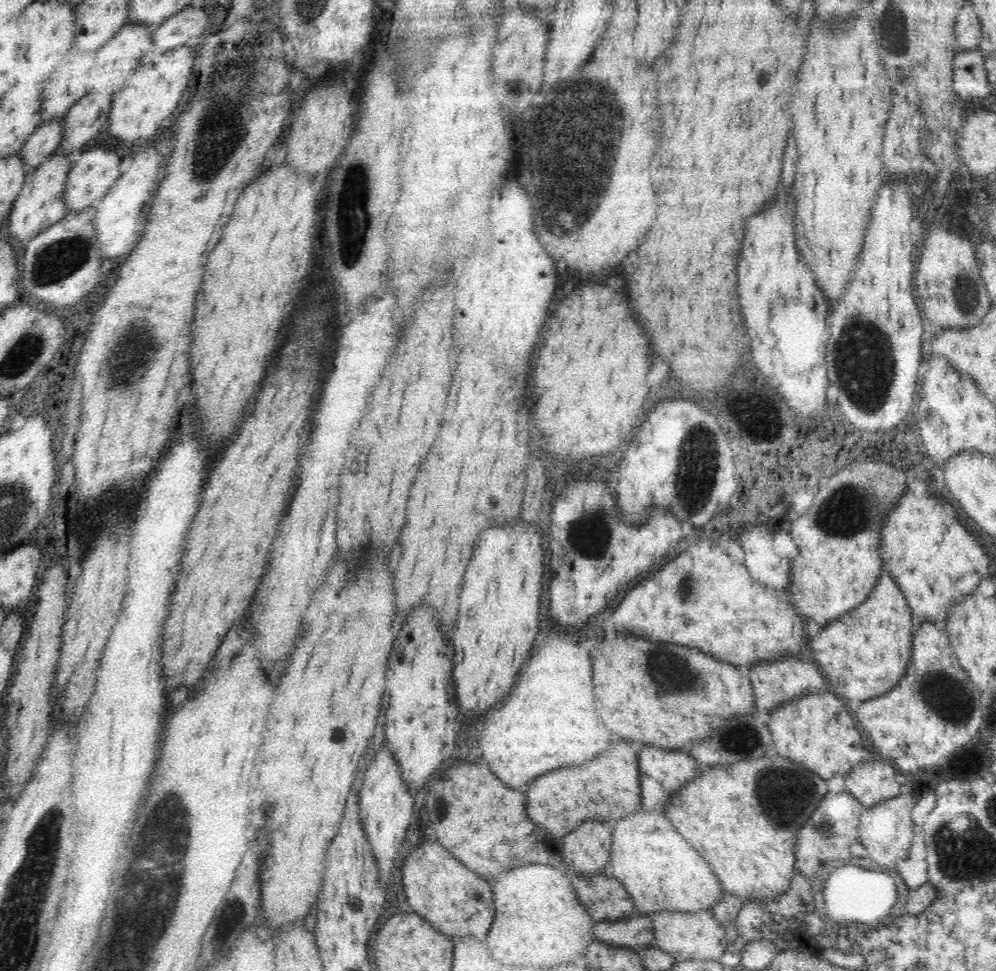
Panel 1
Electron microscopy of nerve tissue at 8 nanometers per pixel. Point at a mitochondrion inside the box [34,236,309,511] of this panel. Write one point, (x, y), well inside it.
(136, 345)

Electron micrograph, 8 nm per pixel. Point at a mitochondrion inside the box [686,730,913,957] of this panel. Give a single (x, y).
(785, 796)

